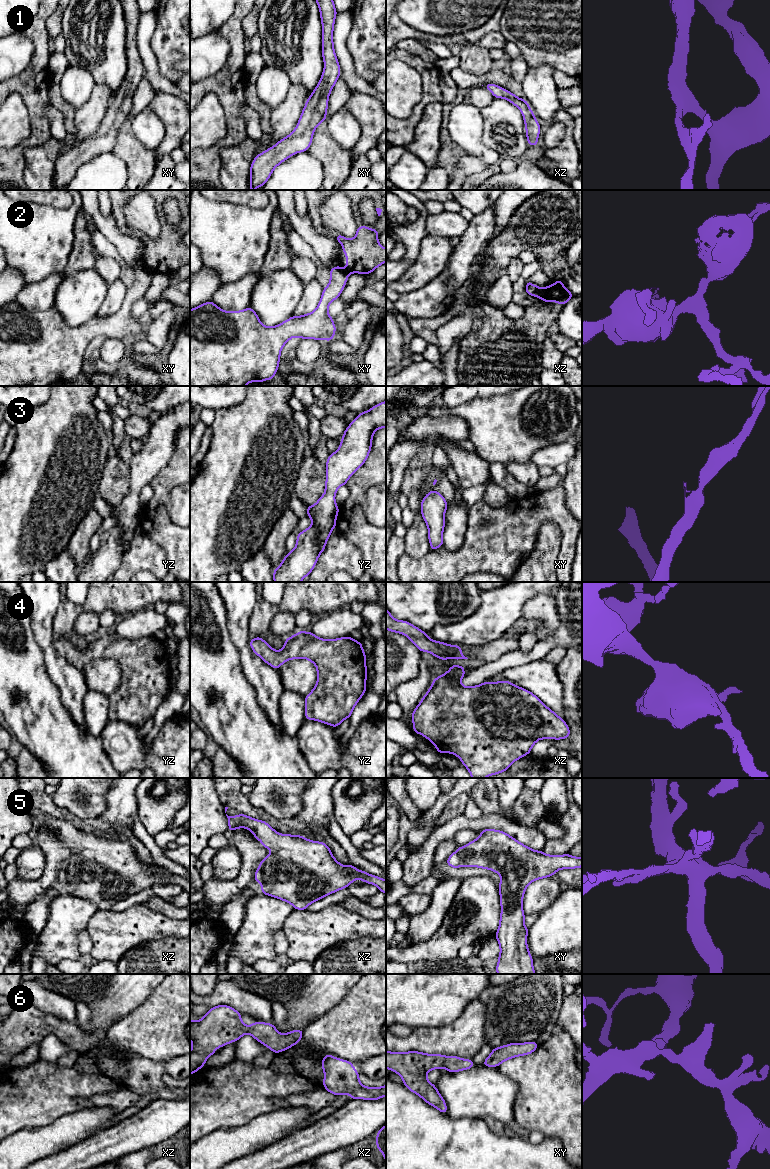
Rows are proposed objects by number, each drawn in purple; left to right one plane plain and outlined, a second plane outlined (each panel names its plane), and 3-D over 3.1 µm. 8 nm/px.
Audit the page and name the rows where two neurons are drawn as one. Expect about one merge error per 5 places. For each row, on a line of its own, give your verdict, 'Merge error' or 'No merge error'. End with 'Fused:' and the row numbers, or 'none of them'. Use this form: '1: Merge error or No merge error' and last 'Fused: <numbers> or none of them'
1: No merge error
2: Merge error
3: No merge error
4: No merge error
5: No merge error
6: No merge error
Fused: 2

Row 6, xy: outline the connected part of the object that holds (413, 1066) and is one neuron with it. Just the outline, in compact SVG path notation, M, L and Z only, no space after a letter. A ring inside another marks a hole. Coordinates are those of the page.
M386 1050L386 1068L399 1074L403 1084L413 1093L419 1095L429 1105L443 1114L447 1106L436 1086L429 1082L427 1073L433 1069L445 1068L448 1072L459 1072L474 1067L472 1059L441 1054L426 1054L418 1051L404 1053Z

